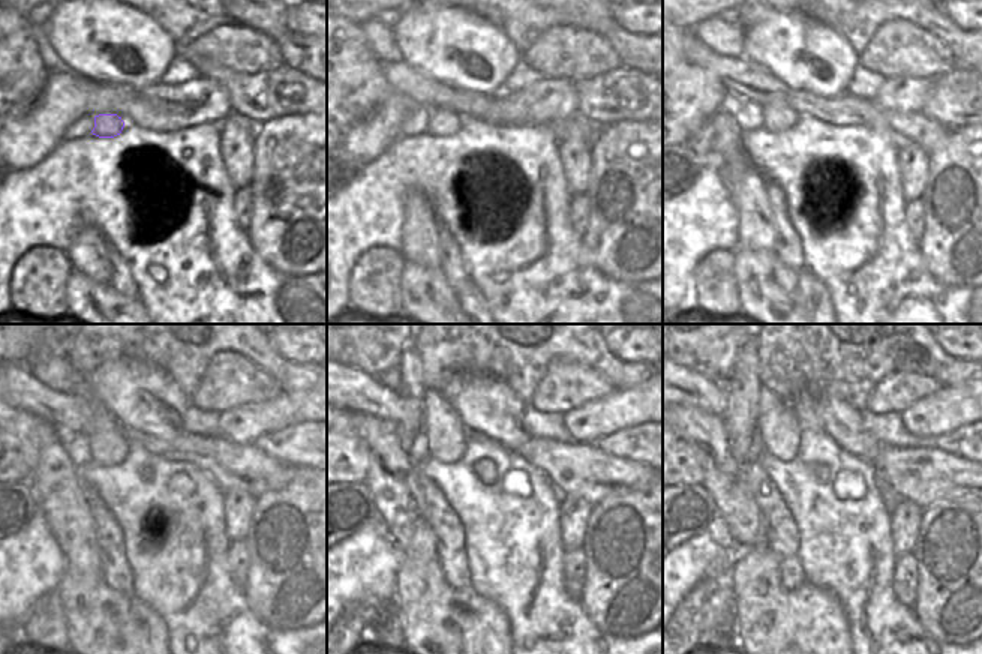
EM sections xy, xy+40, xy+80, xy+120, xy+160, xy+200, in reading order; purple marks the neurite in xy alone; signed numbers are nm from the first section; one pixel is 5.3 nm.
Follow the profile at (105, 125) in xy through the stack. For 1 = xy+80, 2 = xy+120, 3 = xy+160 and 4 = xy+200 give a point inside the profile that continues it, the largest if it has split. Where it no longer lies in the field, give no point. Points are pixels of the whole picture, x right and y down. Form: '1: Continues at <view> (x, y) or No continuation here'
1: Continues at xy+80 (775, 119)
2: Continues at xy+120 (110, 452)
3: Continues at xy+160 (446, 450)
4: Continues at xy+200 (783, 450).

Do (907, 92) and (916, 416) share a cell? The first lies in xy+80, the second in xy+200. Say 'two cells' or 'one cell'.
one cell

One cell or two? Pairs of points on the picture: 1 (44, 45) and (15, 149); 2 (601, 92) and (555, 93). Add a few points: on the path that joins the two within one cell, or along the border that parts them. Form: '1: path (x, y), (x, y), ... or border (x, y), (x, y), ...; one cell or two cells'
1: border (62, 66), (50, 72); two cells
2: border (573, 81), (577, 113); two cells

